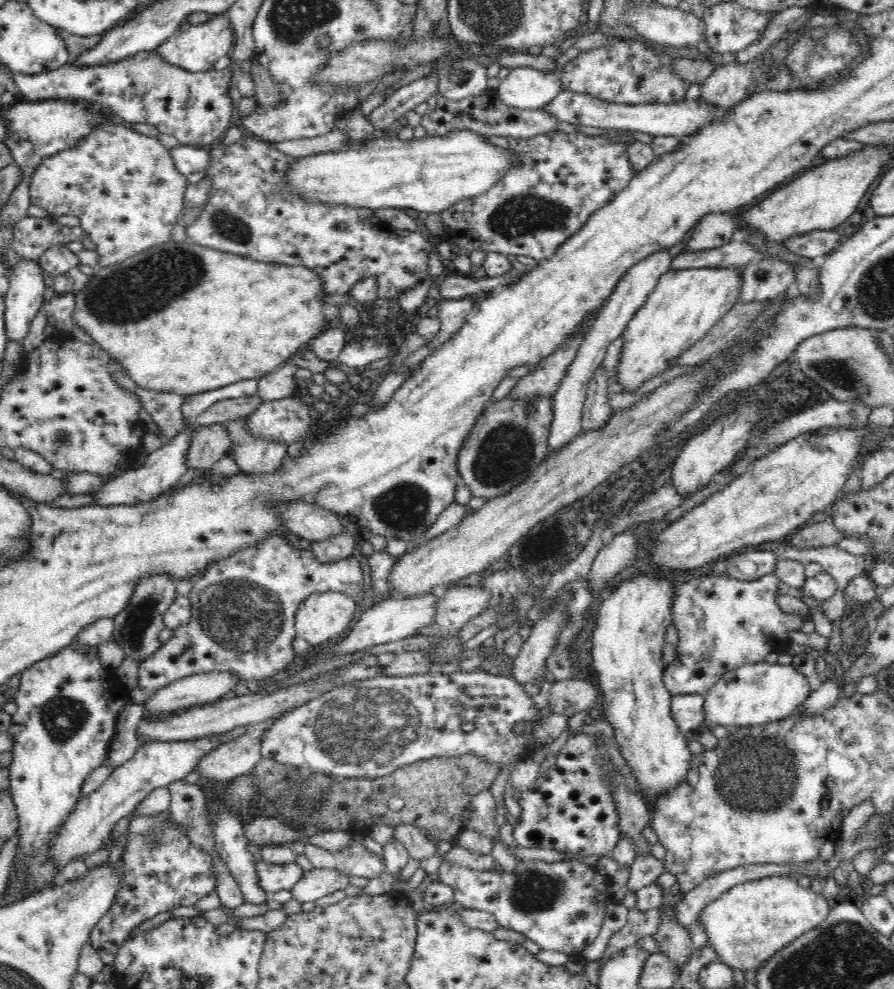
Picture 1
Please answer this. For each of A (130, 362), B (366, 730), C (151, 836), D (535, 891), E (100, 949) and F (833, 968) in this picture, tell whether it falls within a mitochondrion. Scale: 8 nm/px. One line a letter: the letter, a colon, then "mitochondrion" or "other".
A: other
B: mitochondrion
C: mitochondrion
D: mitochondrion
E: other
F: mitochondrion

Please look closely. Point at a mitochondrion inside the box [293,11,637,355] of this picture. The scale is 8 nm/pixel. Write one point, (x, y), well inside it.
(514, 216)

